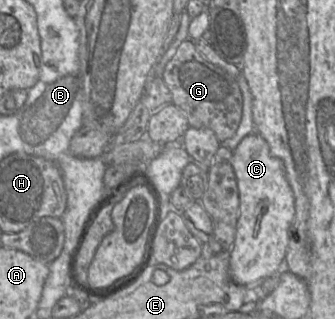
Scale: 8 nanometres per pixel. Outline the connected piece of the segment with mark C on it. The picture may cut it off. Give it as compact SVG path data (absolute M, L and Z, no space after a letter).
M256 131L245 136L232 152L239 214L234 243L228 252L229 275L239 285L268 278L285 267L289 228L295 216L295 198L283 162L270 153L267 141Z

